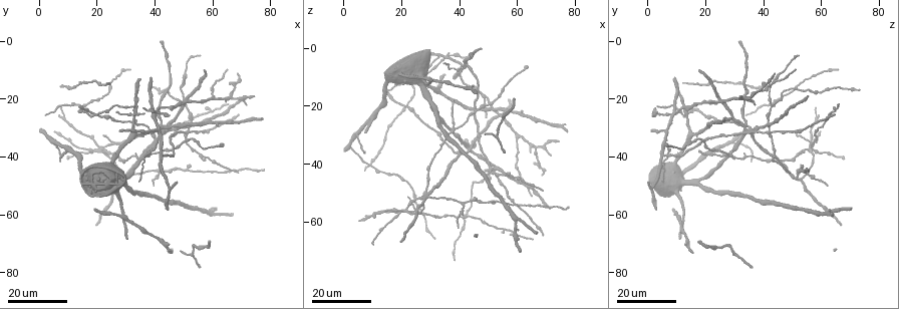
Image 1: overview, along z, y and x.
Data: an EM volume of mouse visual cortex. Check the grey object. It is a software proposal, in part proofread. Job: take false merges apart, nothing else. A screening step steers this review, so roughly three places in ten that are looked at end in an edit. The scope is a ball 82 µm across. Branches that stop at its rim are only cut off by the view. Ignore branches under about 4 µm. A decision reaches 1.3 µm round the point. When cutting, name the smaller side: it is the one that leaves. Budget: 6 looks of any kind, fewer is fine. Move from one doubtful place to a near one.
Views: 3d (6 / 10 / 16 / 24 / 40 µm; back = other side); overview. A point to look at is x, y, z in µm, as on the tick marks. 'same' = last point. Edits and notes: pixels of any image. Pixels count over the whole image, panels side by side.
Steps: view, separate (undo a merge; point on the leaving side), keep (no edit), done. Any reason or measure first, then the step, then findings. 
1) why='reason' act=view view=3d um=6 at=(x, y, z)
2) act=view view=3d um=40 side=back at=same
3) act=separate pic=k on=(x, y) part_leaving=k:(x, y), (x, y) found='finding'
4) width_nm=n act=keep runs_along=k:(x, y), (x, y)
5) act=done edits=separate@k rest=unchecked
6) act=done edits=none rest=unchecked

act=view view=3d um=24 at=(41, 34, 6)

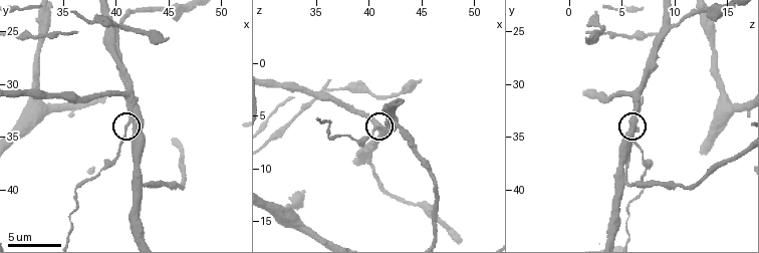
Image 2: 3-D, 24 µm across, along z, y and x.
act=view view=3d um=10 at=(41.4, 33.6, 6.4)

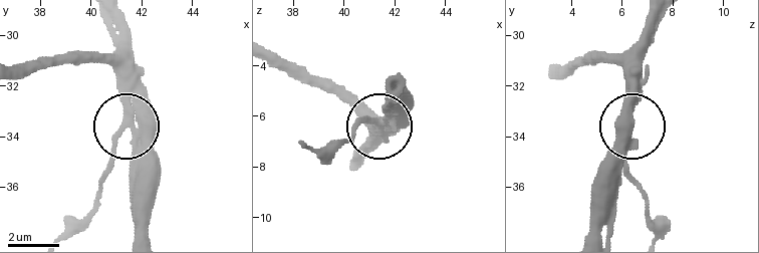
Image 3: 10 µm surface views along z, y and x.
side_arm_um=19 act=separate pic=3 on=(110, 159) found='two neurons meet here'

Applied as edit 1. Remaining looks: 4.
act=view view=overview

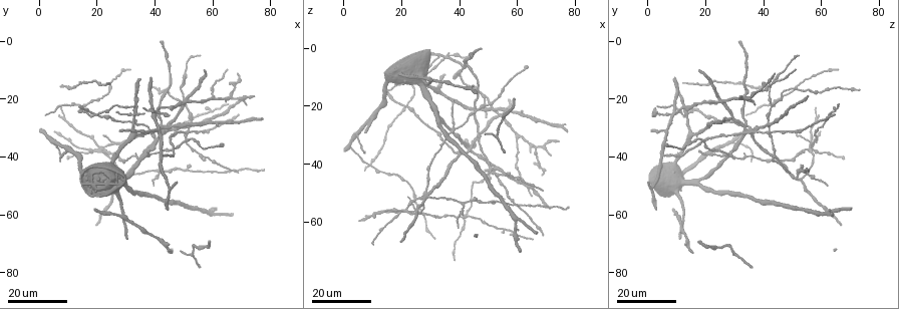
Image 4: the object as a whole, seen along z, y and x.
act=view view=3d um=24 at=(37, 39, 29)

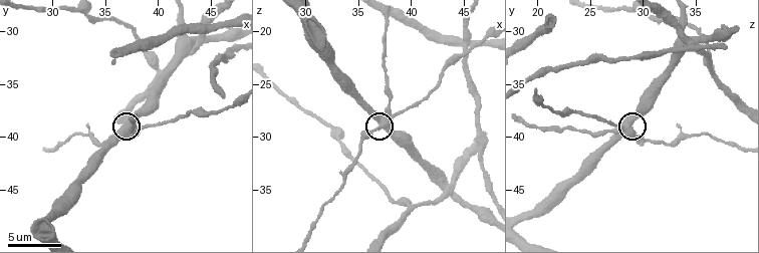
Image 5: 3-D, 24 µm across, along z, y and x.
act=view view=3d um=10 at=(37.6, 39.2, 28.8)

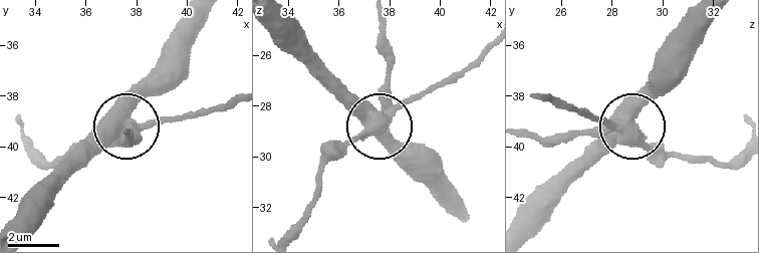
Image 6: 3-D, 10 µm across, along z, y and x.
act=keep runs_along=6:(525, 215), (544, 206), (628, 129), (592, 121) found='one neuron here'

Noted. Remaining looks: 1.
act=done edits=separate@3 rest=unchecked

